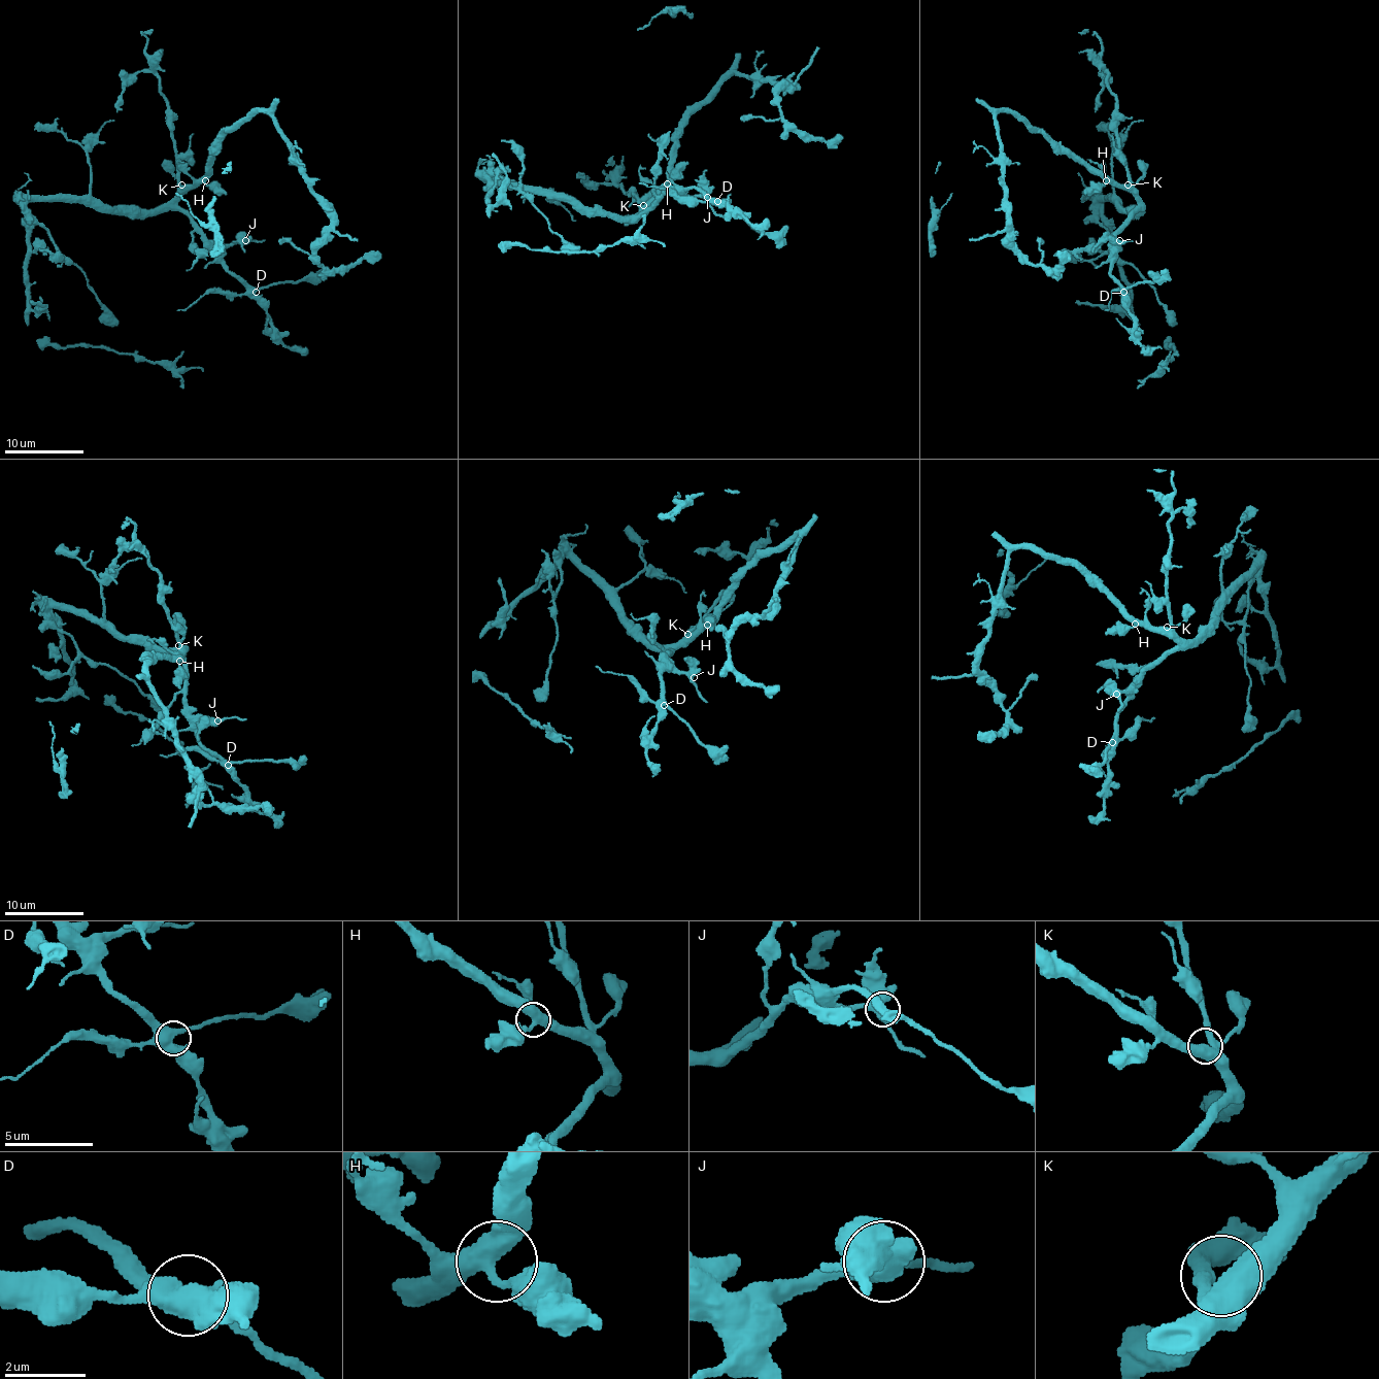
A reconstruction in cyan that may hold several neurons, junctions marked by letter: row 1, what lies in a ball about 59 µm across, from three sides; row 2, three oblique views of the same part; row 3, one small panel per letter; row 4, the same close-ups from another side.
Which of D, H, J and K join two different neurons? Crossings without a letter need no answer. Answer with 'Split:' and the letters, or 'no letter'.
Split: no letter

